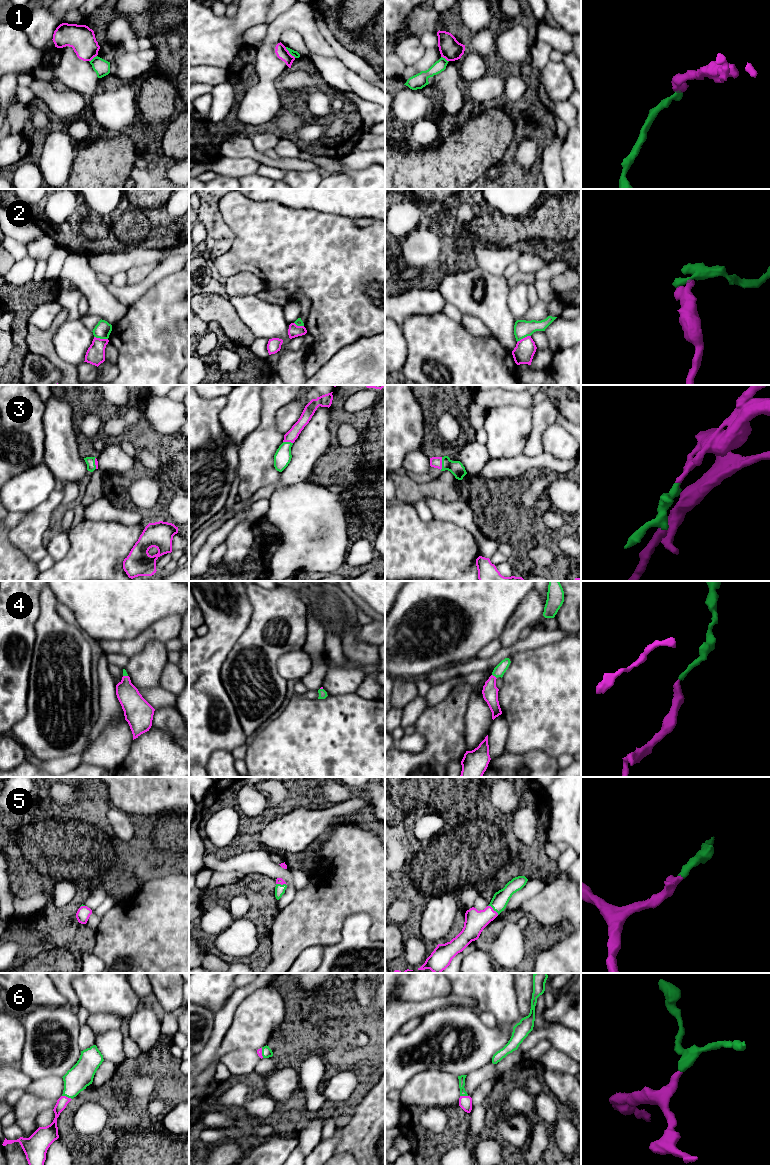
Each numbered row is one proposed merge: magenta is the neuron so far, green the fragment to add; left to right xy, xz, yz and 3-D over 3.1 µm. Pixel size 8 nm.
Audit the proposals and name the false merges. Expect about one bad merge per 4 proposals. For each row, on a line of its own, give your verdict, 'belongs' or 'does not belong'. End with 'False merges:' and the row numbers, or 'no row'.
1: does not belong
2: does not belong
3: belongs
4: belongs
5: belongs
6: belongs
False merges: 1, 2

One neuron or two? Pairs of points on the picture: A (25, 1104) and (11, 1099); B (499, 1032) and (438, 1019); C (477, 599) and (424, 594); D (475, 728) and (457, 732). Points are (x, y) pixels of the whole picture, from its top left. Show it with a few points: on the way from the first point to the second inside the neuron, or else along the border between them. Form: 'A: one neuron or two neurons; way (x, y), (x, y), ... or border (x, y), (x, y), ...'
A: two neurons; border (26, 1092), (12, 1108)
B: one neuron; way (484, 1032), (475, 1032), (462, 1019), (453, 1019)
C: one neuron; way (464, 594), (437, 594)
D: two neurons; border (467, 707), (464, 719), (465, 750)

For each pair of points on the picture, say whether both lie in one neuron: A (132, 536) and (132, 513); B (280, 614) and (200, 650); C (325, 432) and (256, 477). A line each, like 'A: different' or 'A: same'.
A: different
B: different
C: different

